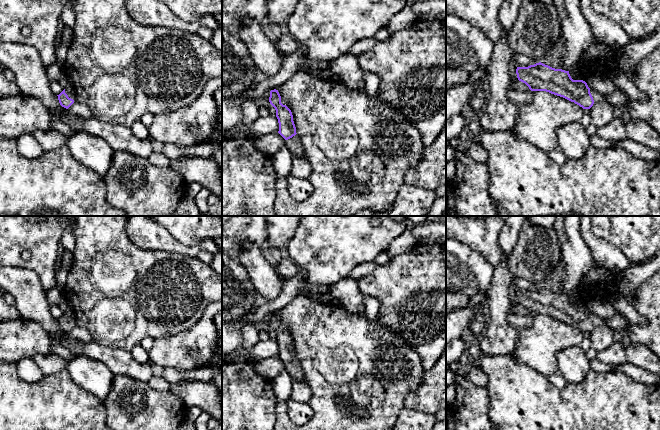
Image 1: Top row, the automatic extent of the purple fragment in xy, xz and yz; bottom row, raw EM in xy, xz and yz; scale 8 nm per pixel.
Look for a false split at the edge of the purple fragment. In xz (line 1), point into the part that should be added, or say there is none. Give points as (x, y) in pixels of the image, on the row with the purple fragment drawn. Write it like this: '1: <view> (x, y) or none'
1: xz (294, 144)

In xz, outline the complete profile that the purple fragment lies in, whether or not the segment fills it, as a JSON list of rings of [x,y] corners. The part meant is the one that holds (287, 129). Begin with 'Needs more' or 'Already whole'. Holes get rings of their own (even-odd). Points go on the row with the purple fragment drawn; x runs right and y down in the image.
Needs more. [[[278,90],[270,91],[269,102],[276,110],[276,117],[279,123],[278,133],[286,140],[285,145],[292,155],[307,160],[302,139],[296,133],[292,112],[286,105],[281,103],[281,96]]]

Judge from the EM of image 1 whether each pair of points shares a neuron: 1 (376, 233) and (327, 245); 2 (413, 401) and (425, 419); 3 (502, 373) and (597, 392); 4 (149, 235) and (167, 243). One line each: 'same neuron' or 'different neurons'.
1: same neuron
2: different neurons
3: same neuron
4: same neuron

